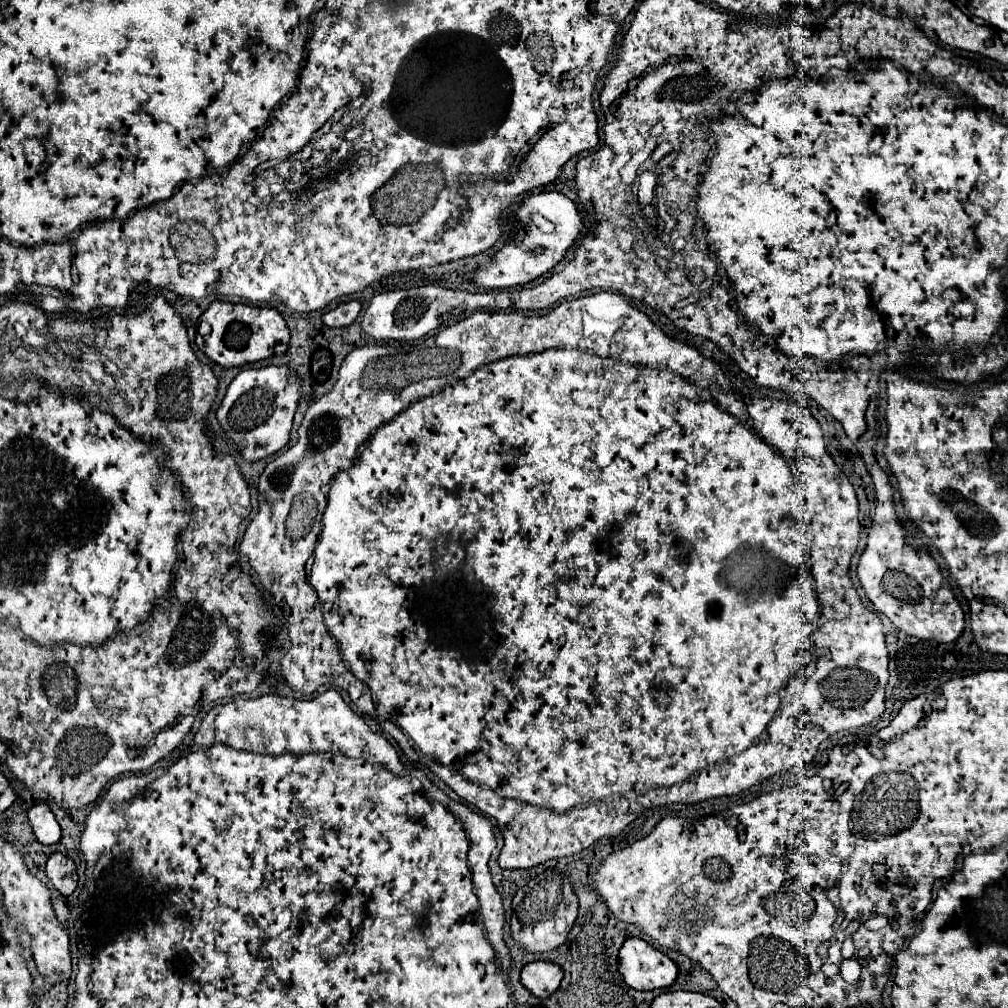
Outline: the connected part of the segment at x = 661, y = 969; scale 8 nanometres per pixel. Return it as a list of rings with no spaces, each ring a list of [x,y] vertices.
[[[629,937],[619,951],[619,971],[637,991],[669,987],[677,979],[677,965],[643,939]]]

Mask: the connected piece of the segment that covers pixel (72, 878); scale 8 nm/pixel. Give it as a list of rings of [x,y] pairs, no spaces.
[[[53,853],[47,859],[47,877],[61,895],[71,895],[77,887],[77,871],[73,861],[63,853]]]

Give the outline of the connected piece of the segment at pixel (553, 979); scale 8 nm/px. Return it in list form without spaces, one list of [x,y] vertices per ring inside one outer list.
[[[533,961],[527,963],[521,971],[521,983],[535,997],[549,997],[557,991],[563,979],[563,969],[551,961]]]

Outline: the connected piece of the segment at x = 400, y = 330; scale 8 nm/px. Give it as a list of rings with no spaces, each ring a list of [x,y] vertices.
[[[423,285],[413,289],[399,289],[379,293],[371,299],[371,305],[363,317],[363,331],[377,341],[397,339],[397,341],[415,341],[439,327],[439,317],[453,309],[477,309],[479,303],[475,299],[483,297],[483,307],[491,309],[491,293],[465,293],[465,291],[451,291],[439,285]]]

